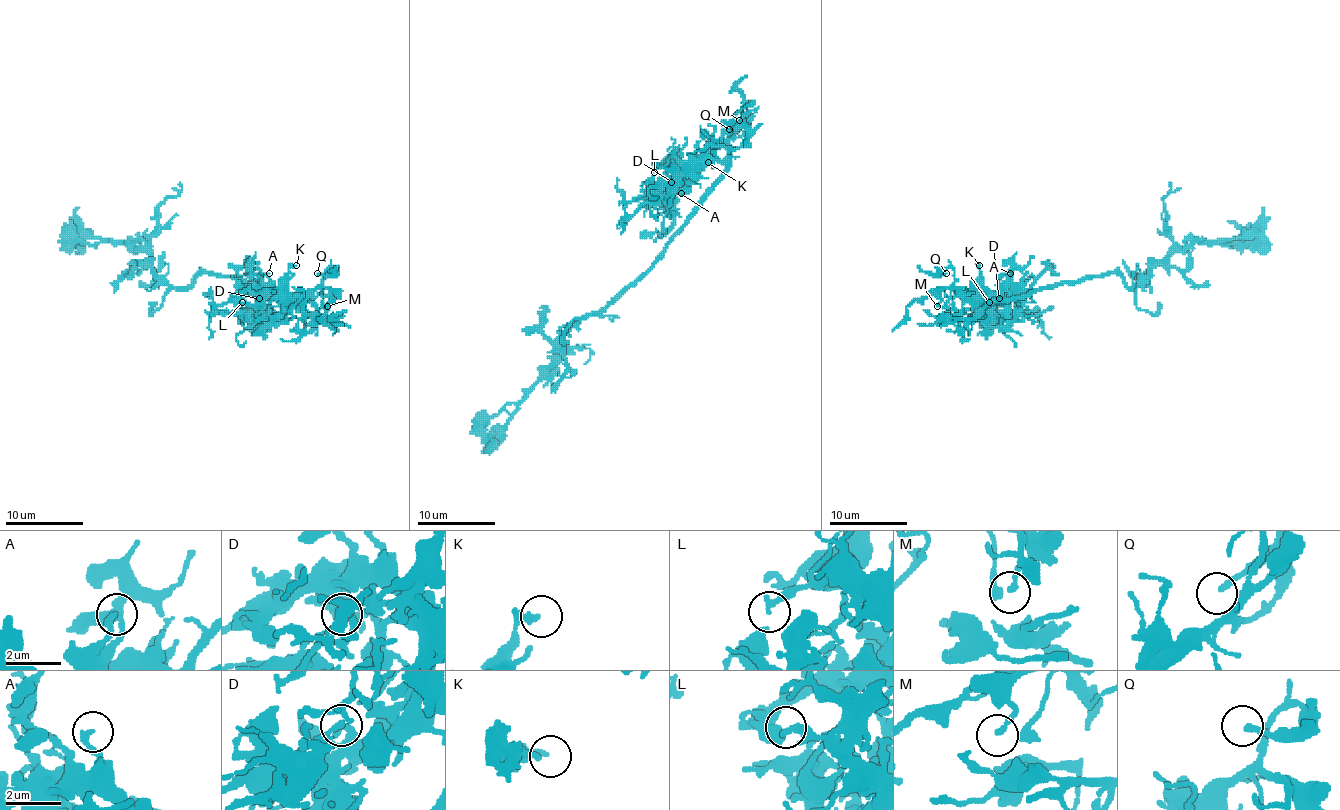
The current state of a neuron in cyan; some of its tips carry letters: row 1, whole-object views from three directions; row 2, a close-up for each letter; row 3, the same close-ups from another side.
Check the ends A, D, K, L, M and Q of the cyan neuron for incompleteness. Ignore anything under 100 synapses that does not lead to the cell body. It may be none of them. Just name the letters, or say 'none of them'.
none of them

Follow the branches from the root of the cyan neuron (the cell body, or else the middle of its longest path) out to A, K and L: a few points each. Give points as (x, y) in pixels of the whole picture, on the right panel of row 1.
A: (1076, 281), (1061, 281), (1022, 296), (995, 298), (979, 314), (979, 306), (999, 293), (1010, 273)
K: (1076, 281), (1061, 281), (1022, 296), (995, 298), (981, 314), (977, 308), (979, 265)
L: (1076, 281), (1061, 281), (1022, 296), (995, 298), (979, 314), (977, 308), (979, 316), (979, 308), (989, 302)

